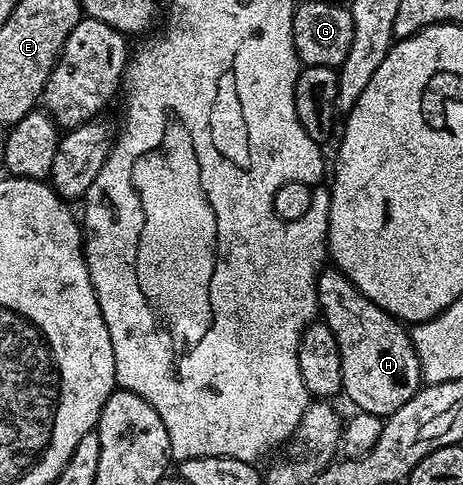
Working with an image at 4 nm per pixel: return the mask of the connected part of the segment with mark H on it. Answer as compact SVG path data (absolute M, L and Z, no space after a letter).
M335 268L326 270L315 279L316 304L324 325L336 334L338 352L342 360L343 397L348 397L356 405L357 411L377 416L393 414L398 408L402 408L402 404L412 402L421 389L419 386L422 386L420 361L412 347L409 331L391 314L374 305L345 274Z

